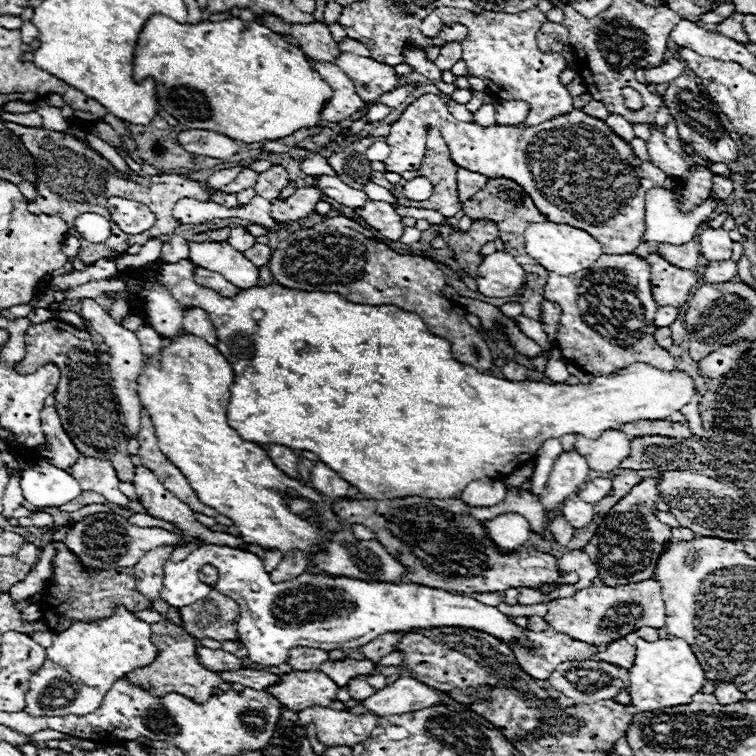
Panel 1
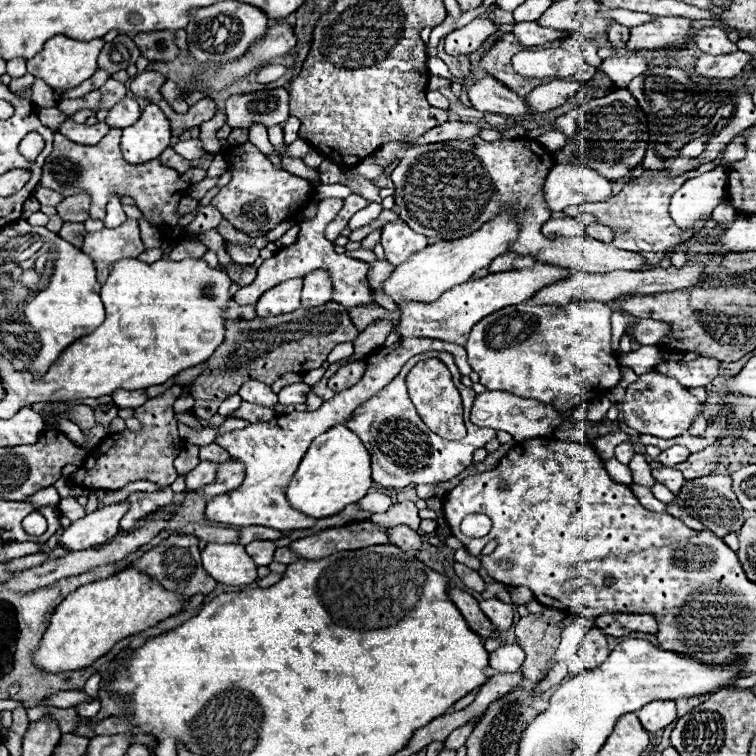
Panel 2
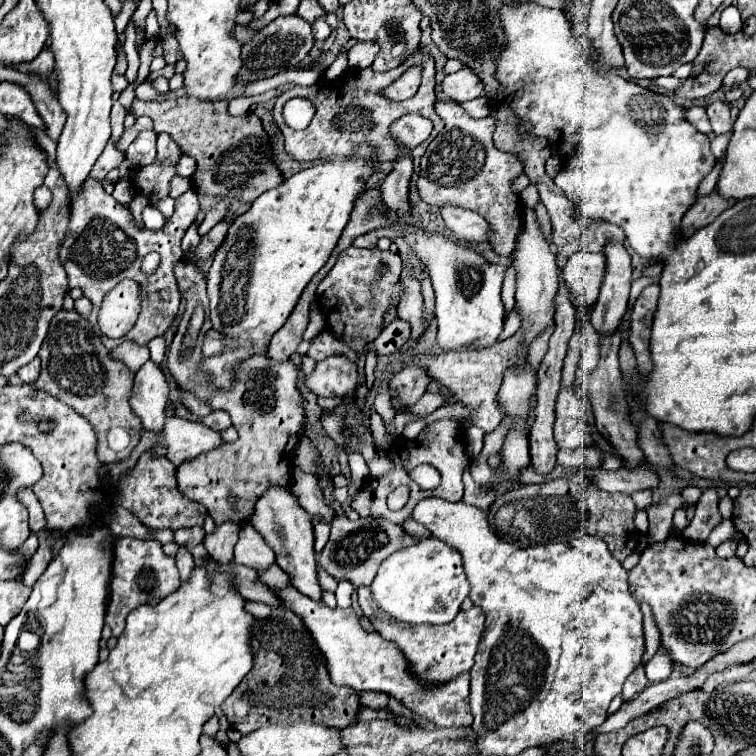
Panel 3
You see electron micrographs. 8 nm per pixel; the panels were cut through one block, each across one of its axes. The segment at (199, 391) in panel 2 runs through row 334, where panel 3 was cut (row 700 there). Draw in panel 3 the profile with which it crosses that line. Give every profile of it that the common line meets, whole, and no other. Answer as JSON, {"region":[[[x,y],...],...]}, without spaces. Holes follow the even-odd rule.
{"region":[[[272,608],[272,614],[252,624],[252,672],[238,684],[232,696],[222,704],[222,714],[240,734],[250,734],[270,724],[312,722],[330,728],[346,728],[356,720],[358,696],[348,686],[336,686],[328,678],[322,654],[310,640],[302,620],[288,610]]]}

